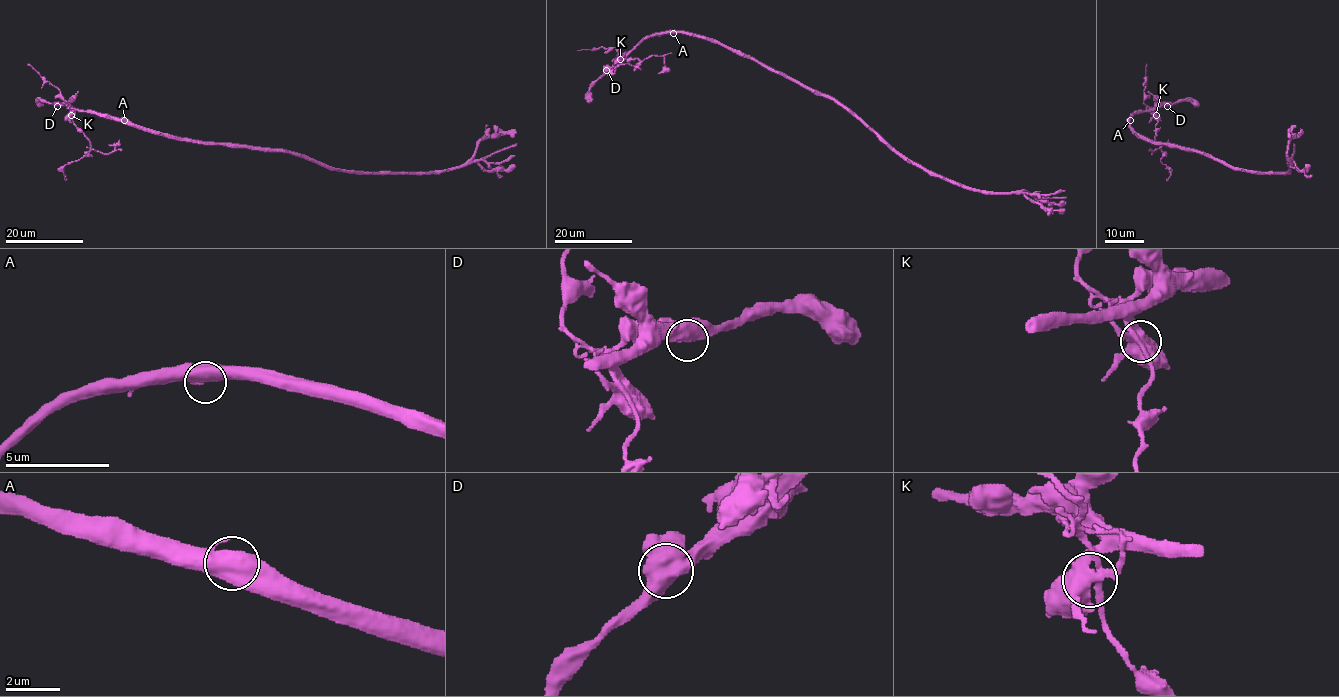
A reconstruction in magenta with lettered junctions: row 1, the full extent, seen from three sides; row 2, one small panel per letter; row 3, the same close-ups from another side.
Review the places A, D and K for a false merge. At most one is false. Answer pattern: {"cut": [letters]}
{"cut": ["K"]}

